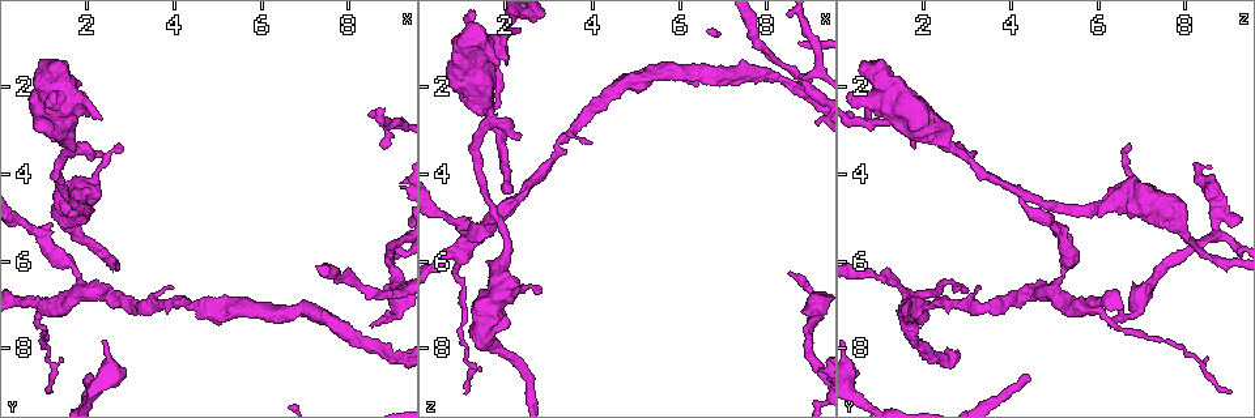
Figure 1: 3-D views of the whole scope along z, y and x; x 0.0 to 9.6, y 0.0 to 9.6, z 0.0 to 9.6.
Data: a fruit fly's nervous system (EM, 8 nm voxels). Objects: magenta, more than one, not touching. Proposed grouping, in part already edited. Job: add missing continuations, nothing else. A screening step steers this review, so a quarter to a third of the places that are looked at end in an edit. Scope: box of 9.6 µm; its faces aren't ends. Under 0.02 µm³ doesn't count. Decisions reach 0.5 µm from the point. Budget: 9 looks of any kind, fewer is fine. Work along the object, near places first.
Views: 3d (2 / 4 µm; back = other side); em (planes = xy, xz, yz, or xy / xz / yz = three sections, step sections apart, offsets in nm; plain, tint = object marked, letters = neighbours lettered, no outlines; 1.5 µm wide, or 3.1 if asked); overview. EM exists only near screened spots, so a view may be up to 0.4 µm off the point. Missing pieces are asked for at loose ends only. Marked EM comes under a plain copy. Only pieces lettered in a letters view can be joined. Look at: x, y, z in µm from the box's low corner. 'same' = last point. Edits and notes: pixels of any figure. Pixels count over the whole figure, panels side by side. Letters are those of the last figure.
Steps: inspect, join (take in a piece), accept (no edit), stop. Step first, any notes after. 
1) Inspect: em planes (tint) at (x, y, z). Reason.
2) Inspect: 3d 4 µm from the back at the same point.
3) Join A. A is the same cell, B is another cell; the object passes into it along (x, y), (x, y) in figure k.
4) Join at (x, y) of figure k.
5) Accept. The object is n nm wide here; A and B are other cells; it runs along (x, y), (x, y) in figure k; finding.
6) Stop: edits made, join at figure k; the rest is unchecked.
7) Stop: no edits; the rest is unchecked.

Inspect: 3d 4 µm at (8.75, 3.40, 1.85). Thin end.

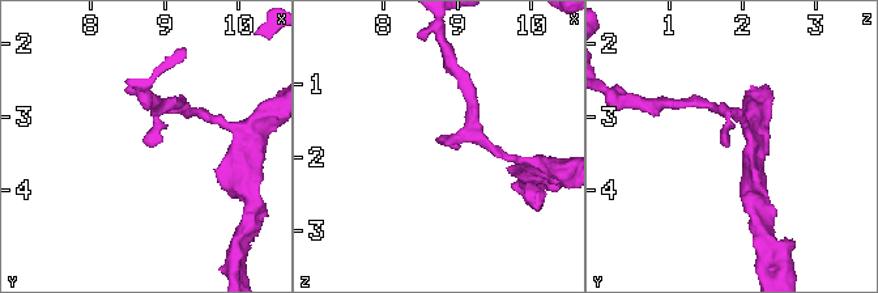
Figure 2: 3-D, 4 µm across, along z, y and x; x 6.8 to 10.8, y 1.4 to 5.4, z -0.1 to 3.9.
Inspect: em planes (letters) at (8.75, 3.40, 1.80).

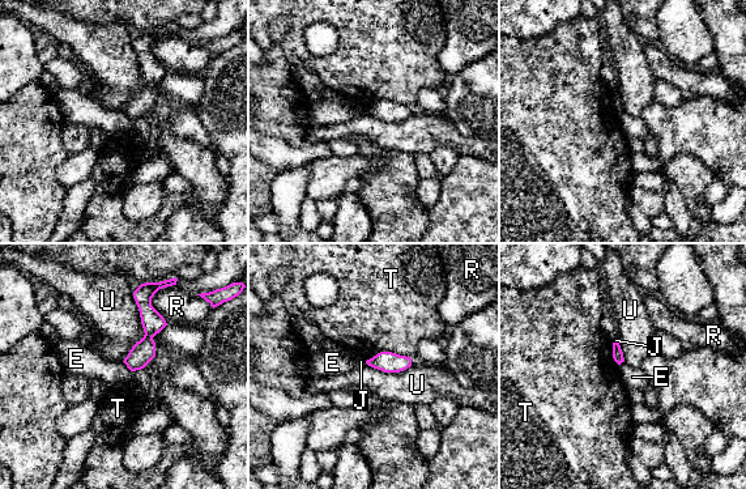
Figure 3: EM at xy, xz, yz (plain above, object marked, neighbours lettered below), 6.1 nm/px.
Accept. E, J, R, T and U are other cells; no lettered piece goes on from it.

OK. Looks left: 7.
Inspect: em planes (letters) at (8.50, 7.45, 6.25). An open end.

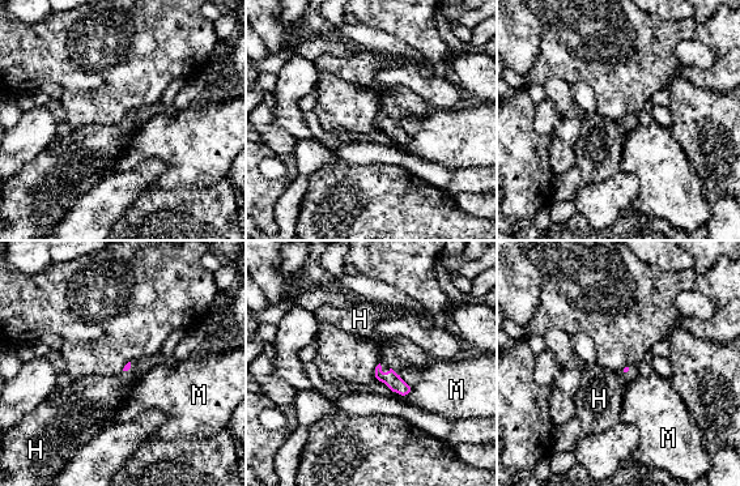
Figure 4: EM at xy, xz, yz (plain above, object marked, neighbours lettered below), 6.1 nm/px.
Join H. H is the same cell, M is another cell; the cell continues.

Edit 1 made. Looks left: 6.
Inspect: overview.

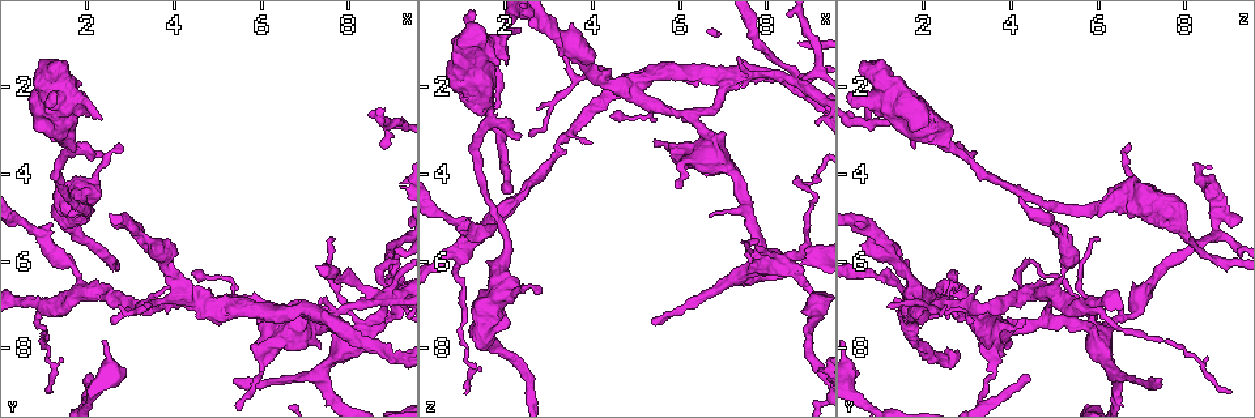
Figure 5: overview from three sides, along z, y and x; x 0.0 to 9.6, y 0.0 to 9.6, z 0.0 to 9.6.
Inspect: em yz step 8 (letters) at (2.30, 3.40, 3.20). Free end.

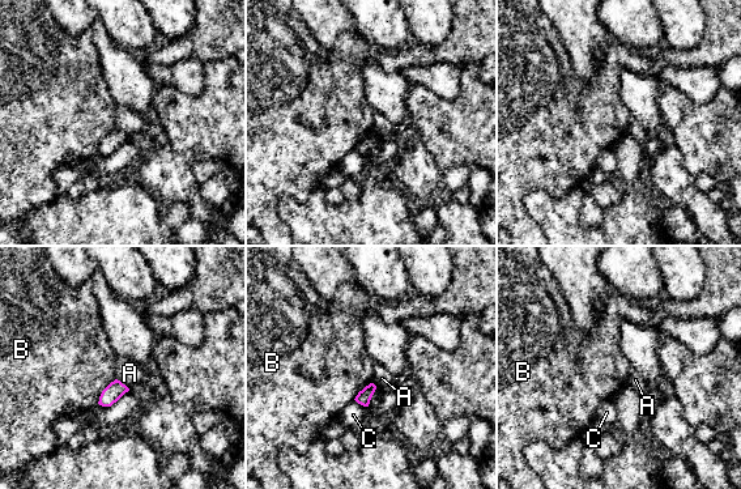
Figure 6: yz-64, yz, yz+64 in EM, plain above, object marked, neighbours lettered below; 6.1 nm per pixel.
Inspect: em planes (letters) at the same point.

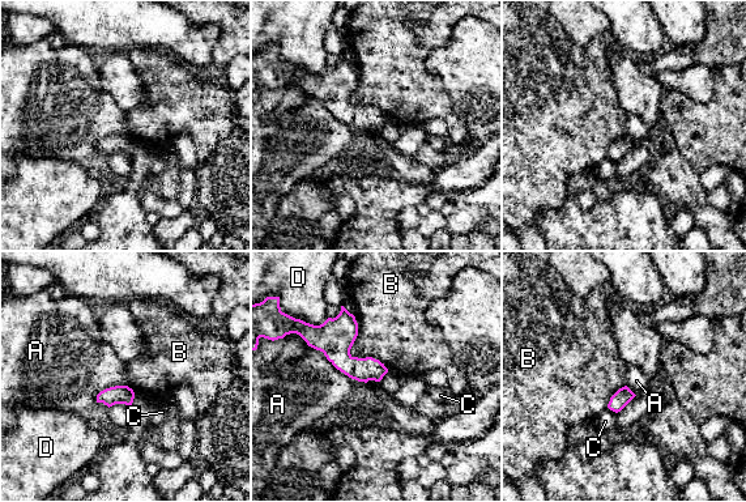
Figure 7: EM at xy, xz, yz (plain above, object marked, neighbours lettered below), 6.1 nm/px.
Accept. A, B, C and D are other cells; a border runs along (308, 345), (352, 378) in figure 7; none of them fits.

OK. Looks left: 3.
Inspect: 3d 4 µm at (4.00, 6.65, 3.25). Free end.

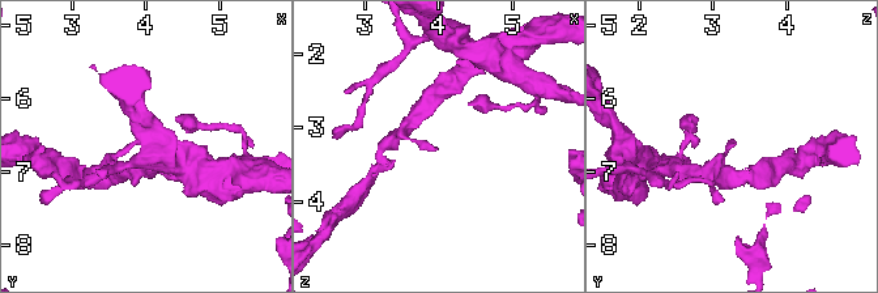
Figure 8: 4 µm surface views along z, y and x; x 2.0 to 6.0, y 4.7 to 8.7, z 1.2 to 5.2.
Inspect: em xz step 4 (letters) at (3.95, 6.65, 3.30). Shape alone is not enough.

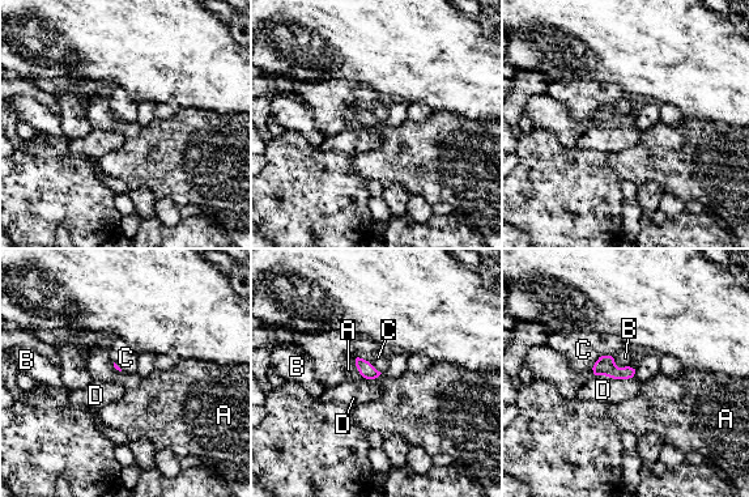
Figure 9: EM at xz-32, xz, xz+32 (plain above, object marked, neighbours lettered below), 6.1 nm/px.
Accept. A, B, C and D are other cells; a border runs along (612, 357), (618, 366), (629, 366) in figure 9; no lettered piece goes on from it.

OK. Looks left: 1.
Stop: edits made, join at figure 4; the rest is unchecked.

